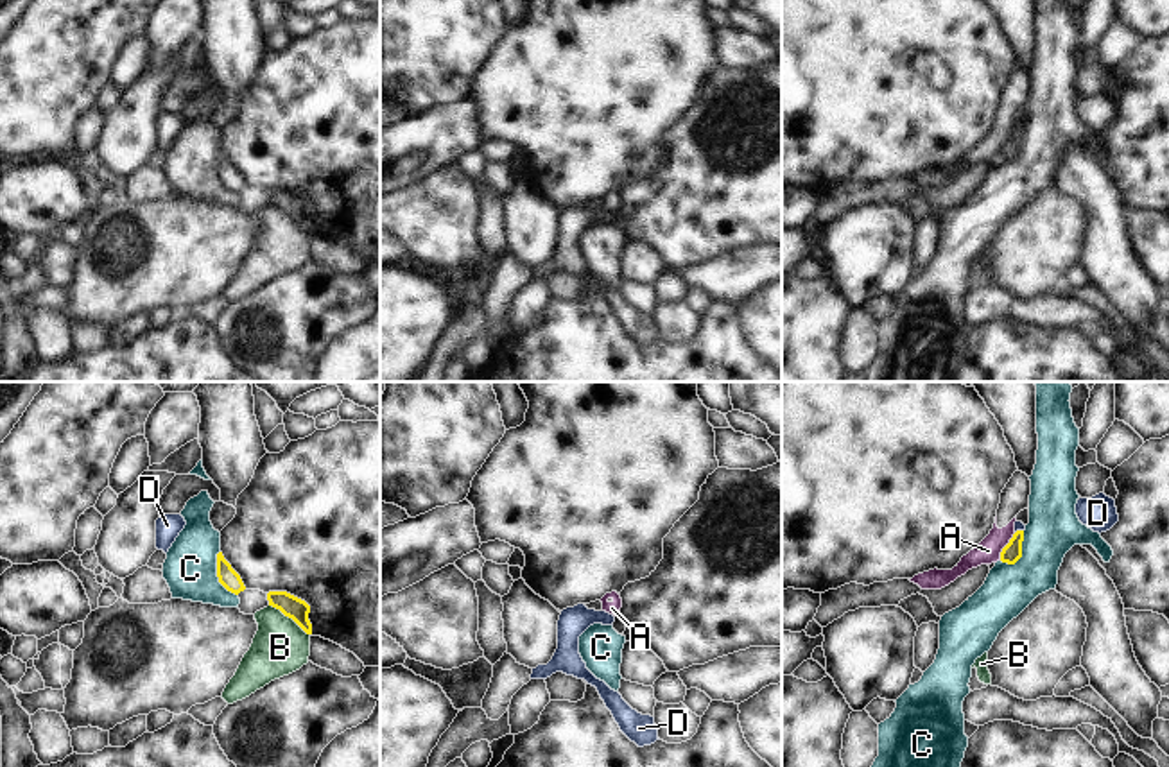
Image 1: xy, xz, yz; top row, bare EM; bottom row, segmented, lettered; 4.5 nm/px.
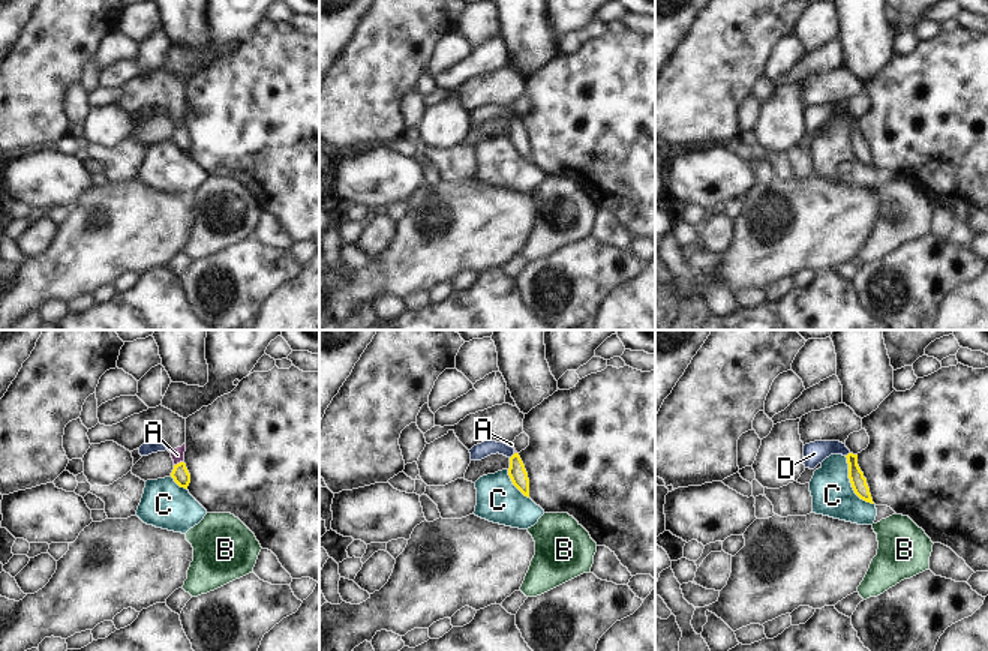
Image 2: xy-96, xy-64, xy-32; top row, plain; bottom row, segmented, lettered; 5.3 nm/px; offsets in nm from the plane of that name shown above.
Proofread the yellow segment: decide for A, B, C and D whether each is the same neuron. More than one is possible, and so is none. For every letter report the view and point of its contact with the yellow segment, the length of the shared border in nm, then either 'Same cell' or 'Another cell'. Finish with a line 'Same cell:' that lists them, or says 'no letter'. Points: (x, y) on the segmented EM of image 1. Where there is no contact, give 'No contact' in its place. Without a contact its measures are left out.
A: Touches yellow at yz (1004, 547). Shared border 150 nm. Another cell
B: Touches yellow at xy (289, 617). Shared border 240 nm. Another cell
C: Touches yellow at xy (217, 576). Shared border 220 nm. Another cell
D: Touches yellow at yz (1019, 531). Shared border 40 nm. Same cell
Same cell: D

